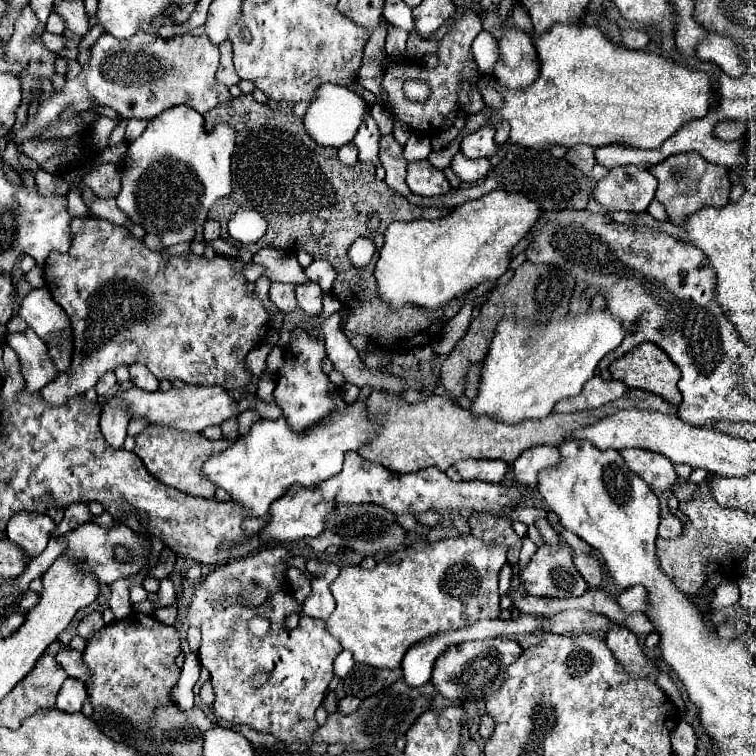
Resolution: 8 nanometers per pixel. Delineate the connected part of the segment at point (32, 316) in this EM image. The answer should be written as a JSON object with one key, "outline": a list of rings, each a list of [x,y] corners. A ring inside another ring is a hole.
{"outline":[[[46,287],[32,289],[24,301],[20,303],[18,315],[42,337],[48,339],[52,333],[66,331],[70,327],[70,319],[64,309],[52,299]]]}

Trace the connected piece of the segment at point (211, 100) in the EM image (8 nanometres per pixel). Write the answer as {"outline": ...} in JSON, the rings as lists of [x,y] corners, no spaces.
{"outline":[[[138,31],[132,39],[116,39],[114,35],[104,33],[90,51],[90,61],[84,65],[82,73],[76,79],[66,81],[64,89],[54,97],[40,101],[34,121],[26,121],[26,125],[16,133],[14,143],[20,145],[22,141],[32,139],[44,127],[54,123],[68,107],[82,113],[98,103],[112,107],[124,119],[152,119],[176,105],[188,105],[204,115],[210,109],[232,101],[228,87],[218,83],[214,77],[220,63],[220,51],[206,35],[174,35],[164,39],[156,33]]]}

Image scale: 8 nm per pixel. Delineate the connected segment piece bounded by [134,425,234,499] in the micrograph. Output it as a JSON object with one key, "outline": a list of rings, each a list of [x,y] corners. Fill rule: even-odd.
{"outline":[[[148,425],[142,433],[136,435],[134,453],[144,461],[146,469],[152,469],[152,475],[158,481],[162,481],[166,485],[176,485],[176,489],[180,489],[182,493],[194,495],[194,497],[214,499],[216,489],[212,487],[212,483],[208,483],[204,479],[204,475],[200,473],[200,465],[204,465],[204,461],[210,455],[216,455],[216,453],[228,449],[232,443],[234,443],[232,439],[210,441],[202,433],[184,433],[184,431],[176,431],[172,427]]]}

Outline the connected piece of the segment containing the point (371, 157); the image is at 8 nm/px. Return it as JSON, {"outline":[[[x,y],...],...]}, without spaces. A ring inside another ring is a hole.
{"outline":[[[368,113],[362,127],[360,127],[360,131],[358,131],[358,135],[356,135],[356,139],[354,139],[354,143],[360,151],[358,159],[362,163],[372,163],[374,167],[380,165],[380,161],[378,161],[378,137],[380,137],[378,125],[372,119],[372,115]]]}

